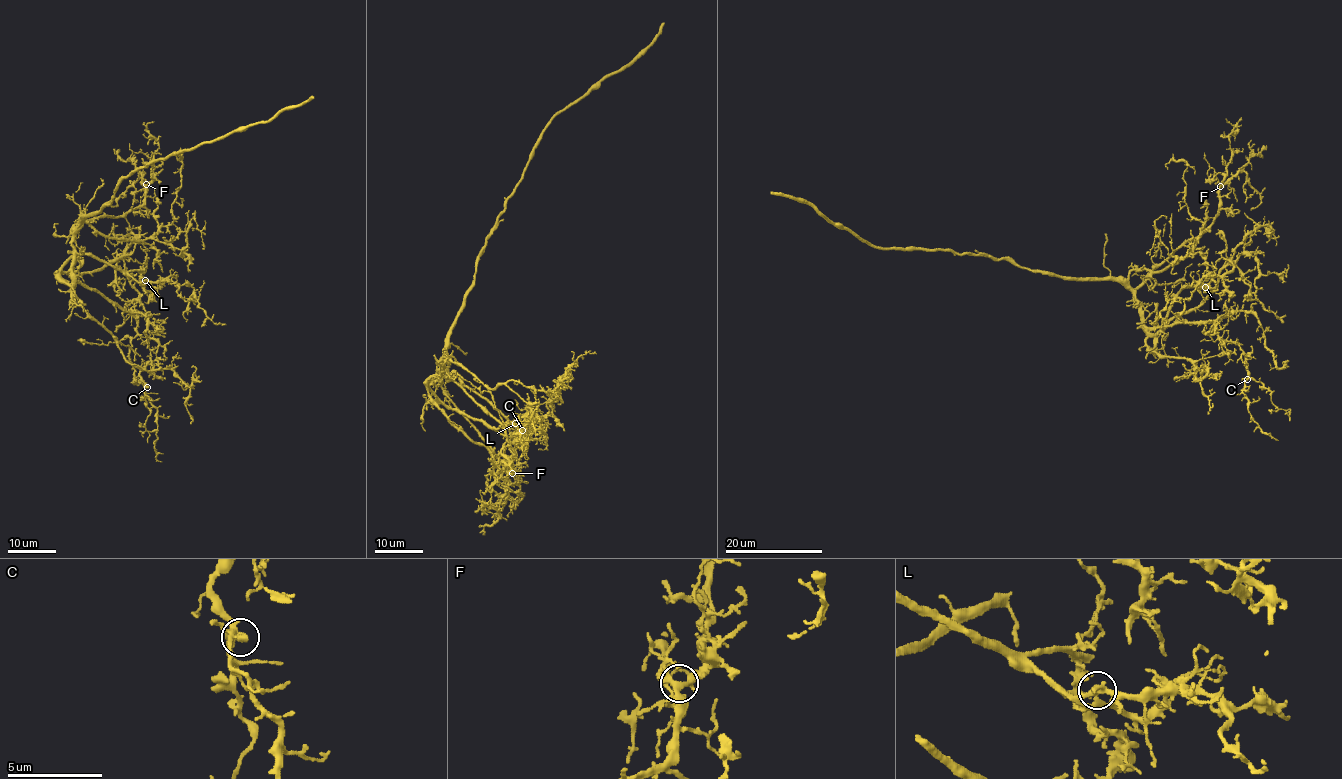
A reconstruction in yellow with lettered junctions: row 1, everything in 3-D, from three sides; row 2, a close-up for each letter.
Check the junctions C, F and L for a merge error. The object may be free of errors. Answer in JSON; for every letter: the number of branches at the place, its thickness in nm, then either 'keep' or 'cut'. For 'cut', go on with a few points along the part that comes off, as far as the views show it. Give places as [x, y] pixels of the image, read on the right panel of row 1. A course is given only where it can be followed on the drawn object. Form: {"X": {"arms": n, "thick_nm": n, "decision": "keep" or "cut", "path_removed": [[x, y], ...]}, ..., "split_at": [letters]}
{"C": {"arms": 4, "thick_nm": 300, "decision": "cut", "path_removed": [[1247, 379], [1276, 367], [1271, 351], [1271, 331], [1265, 328], [1245, 279], [1207, 277], [1204, 281]]}, "F": {"arms": 6, "thick_nm": 280, "decision": "keep"}, "L": {"arms": 4, "thick_nm": 240, "decision": "keep"}, "split_at": ["C"]}

